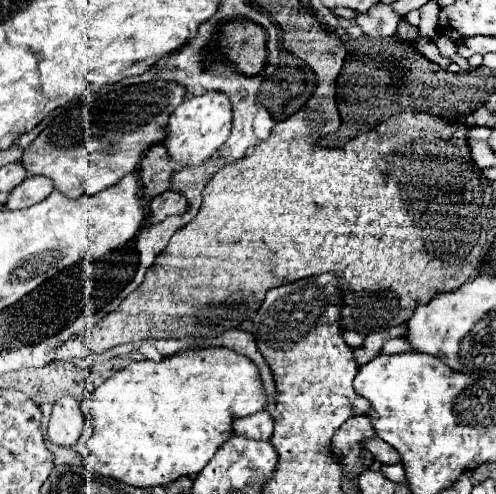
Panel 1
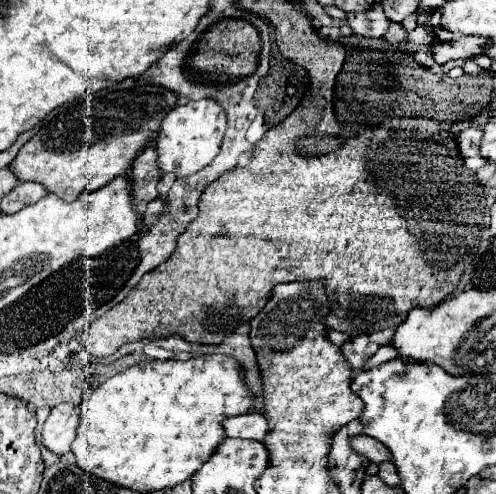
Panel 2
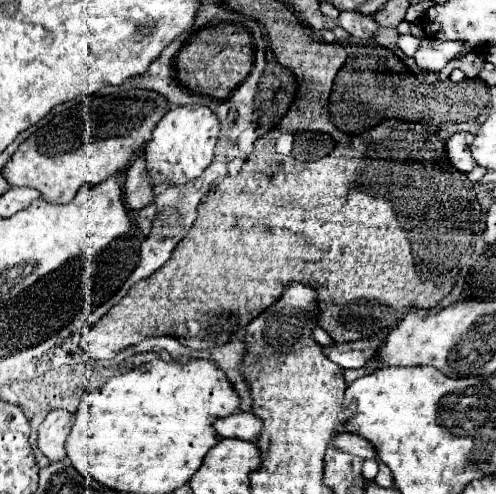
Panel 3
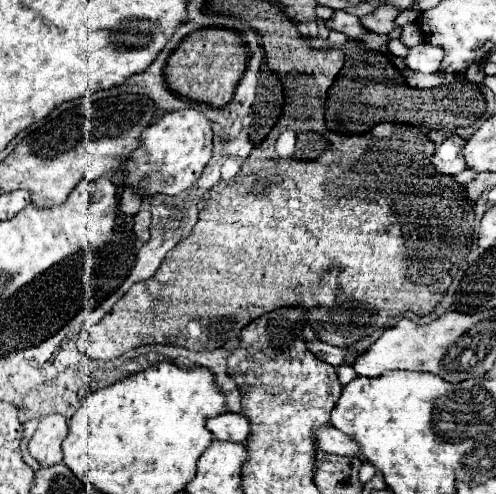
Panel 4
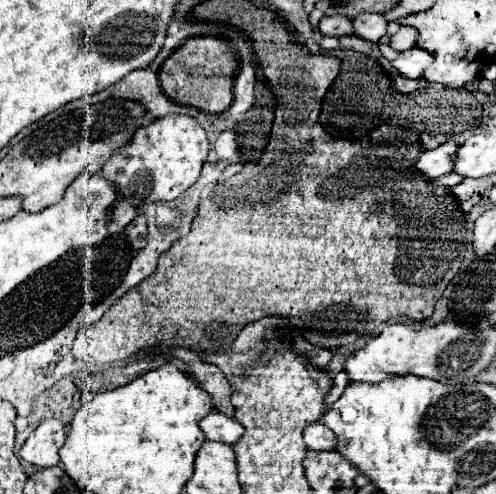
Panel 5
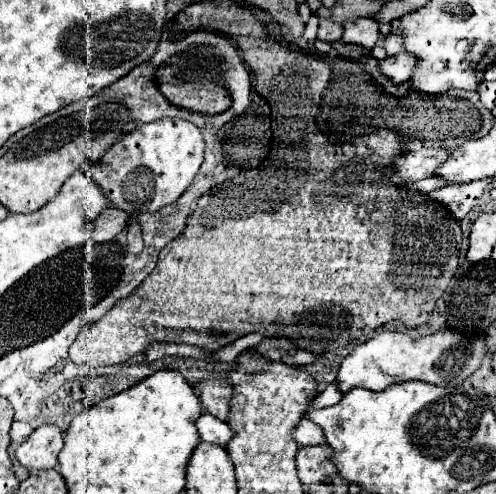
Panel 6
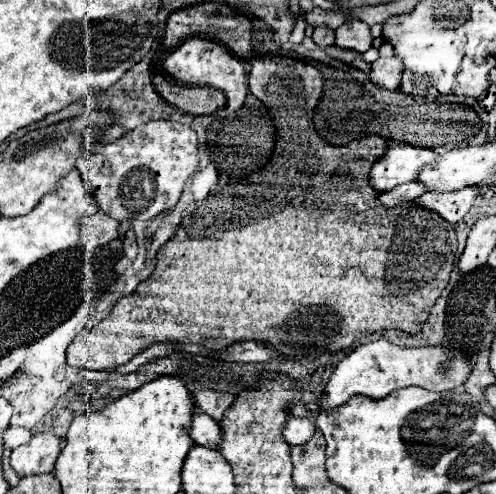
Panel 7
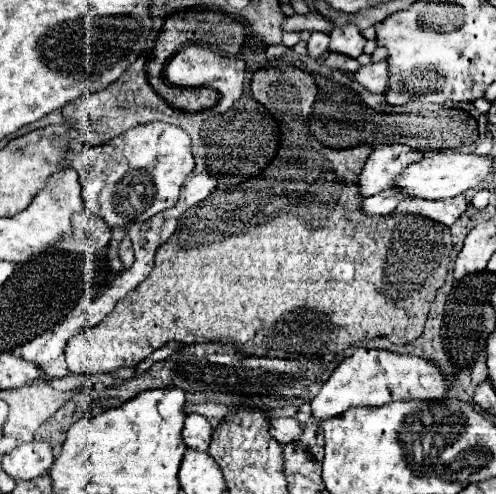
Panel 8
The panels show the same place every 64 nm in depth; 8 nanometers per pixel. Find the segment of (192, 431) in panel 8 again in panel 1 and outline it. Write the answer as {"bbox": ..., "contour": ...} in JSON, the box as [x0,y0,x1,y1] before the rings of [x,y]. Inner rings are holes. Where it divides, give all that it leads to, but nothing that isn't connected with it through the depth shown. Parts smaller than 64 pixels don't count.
{"bbox":[232,410,274,440],"contour":[[[262,410],[252,416],[244,416],[236,420],[236,424],[232,426],[232,432],[236,436],[244,436],[252,440],[268,440],[272,436],[272,428],[274,428],[272,416],[266,410]]]}

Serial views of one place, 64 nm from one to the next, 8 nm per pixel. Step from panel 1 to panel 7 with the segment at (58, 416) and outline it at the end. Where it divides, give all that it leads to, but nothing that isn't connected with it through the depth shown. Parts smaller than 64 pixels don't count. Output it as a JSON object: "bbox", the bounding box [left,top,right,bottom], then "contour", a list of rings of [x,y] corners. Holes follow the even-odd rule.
{"bbox":[10,432,60,476],"contour":[[[50,432],[34,434],[28,444],[12,450],[10,466],[20,476],[46,474],[54,470],[54,462],[60,454],[60,440]]]}

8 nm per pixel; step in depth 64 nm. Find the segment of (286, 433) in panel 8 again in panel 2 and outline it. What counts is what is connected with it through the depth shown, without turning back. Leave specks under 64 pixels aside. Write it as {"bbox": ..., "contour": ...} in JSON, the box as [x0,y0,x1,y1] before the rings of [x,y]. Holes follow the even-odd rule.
{"bbox":[350,434,390,464],"contour":[[[356,434],[356,436],[350,436],[350,446],[354,452],[366,456],[370,462],[374,464],[380,464],[380,462],[386,462],[390,460],[390,454],[388,454],[388,448],[384,448],[384,444],[380,444],[378,440],[370,438],[370,436],[364,436],[364,434]]]}

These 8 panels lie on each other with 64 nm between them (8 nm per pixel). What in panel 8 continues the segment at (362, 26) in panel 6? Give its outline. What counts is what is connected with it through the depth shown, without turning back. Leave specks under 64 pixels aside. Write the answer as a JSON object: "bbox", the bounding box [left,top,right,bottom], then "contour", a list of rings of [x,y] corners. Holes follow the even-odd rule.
{"bbox":[328,24,366,58],"contour":[[[346,24],[346,26],[334,28],[330,32],[328,52],[336,52],[336,54],[358,58],[362,54],[364,44],[366,44],[366,40],[362,38],[360,30],[354,24]]]}

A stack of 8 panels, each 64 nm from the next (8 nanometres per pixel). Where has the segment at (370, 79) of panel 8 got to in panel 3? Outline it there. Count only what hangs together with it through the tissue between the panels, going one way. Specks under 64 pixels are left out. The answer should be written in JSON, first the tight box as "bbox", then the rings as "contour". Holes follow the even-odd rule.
{"bbox":[412,40,464,72],"contour":[[[422,40],[416,54],[412,56],[424,72],[440,72],[452,56],[464,52],[460,42],[442,42],[442,40]]]}

